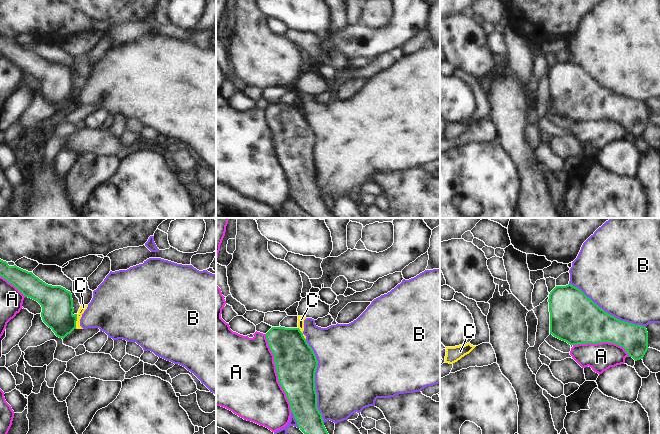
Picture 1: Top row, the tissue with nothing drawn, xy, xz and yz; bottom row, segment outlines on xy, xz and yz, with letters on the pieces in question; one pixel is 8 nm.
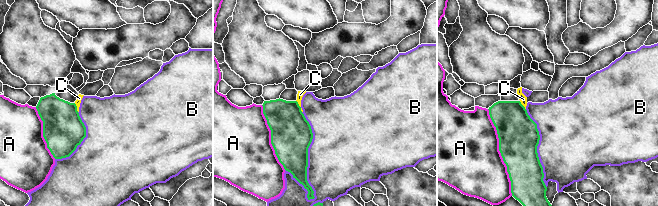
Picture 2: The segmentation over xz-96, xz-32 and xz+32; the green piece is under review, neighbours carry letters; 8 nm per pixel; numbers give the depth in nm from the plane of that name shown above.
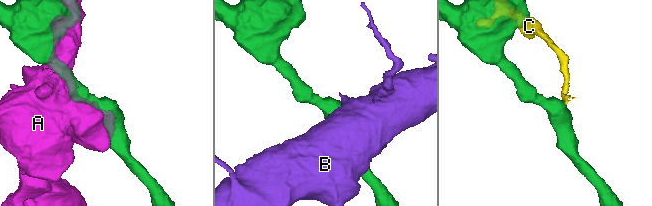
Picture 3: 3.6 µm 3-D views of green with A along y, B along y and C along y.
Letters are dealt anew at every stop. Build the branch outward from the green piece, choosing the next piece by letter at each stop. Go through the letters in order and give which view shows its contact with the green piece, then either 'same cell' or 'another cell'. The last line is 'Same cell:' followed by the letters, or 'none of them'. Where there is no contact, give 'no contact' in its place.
A: meets green in xz; another cell
B: meets green in xz; another cell
C: meets green in xy; another cell
Same cell: none of them

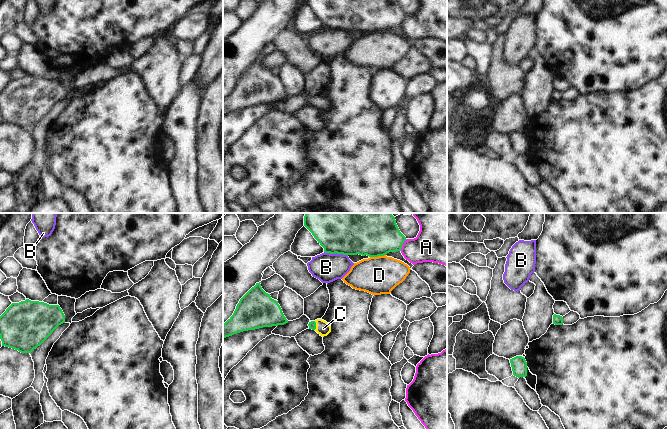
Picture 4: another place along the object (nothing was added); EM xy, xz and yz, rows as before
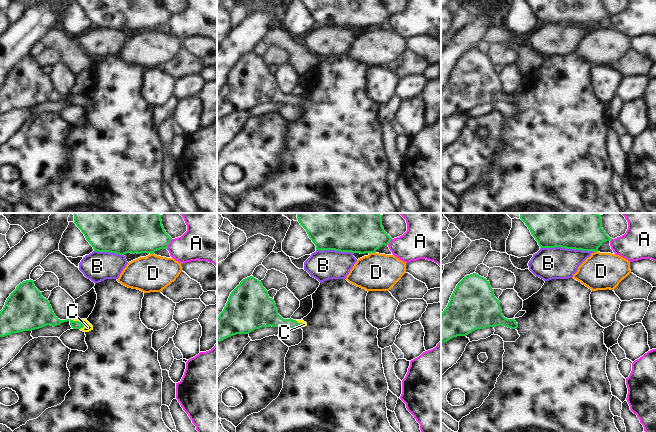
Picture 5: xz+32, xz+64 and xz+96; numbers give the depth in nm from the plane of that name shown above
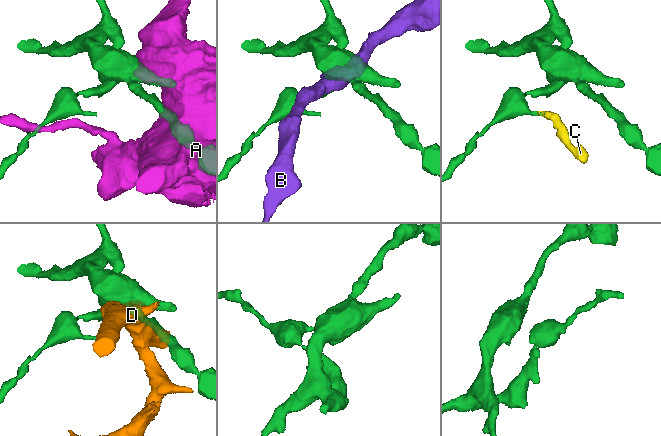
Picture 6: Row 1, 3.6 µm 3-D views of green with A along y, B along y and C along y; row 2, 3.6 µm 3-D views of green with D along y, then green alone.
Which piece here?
A: meets green in xz; another cell
B: meets green in xz; another cell
C: meets green in xz; same cell
D: meets green in xz; another cell
Same cell: C

